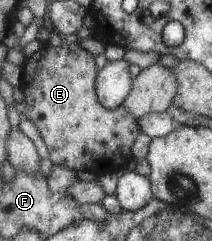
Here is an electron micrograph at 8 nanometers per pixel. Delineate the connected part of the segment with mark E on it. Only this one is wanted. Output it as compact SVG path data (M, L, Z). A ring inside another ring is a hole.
M64 40L58 47L43 43L24 61L21 74L18 88L23 92L22 114L36 126L53 165L94 174L115 173L125 168L129 148L140 133L137 119L127 114L122 104L114 109L102 106L93 90L98 74L93 55L82 50L76 40Z

